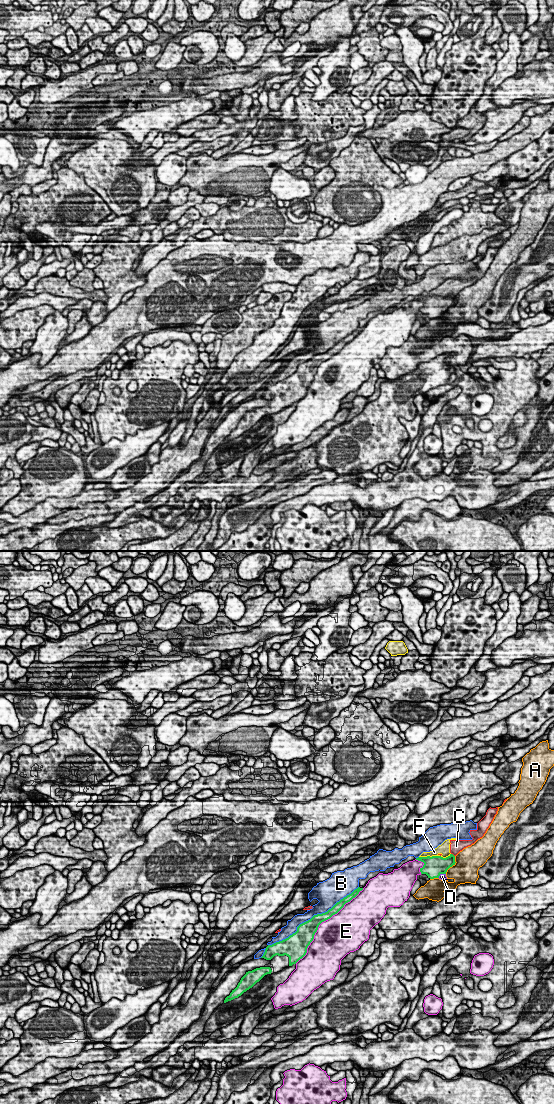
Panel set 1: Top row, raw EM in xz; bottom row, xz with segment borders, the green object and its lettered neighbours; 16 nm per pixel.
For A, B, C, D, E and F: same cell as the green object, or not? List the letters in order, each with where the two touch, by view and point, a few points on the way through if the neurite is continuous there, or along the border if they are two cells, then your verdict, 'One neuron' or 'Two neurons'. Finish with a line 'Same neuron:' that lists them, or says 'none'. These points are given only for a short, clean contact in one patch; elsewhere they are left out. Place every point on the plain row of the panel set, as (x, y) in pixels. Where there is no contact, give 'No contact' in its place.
A: Touches green at xz (452, 305). Two neurons
B: Touches green at xz (312, 357). Two neurons
C: Touches green at xz (453, 295). Two neurons
D: Touches green at xz (441, 313). Boundary: xz (445, 313), (438, 317). Two neurons
E: Touches green at xz (321, 362). Two neurons
F: Touches green at xz (434, 296). Two neurons
Same neuron: none

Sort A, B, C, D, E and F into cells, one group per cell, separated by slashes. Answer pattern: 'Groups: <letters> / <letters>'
Groups: A D / B / C F / E

